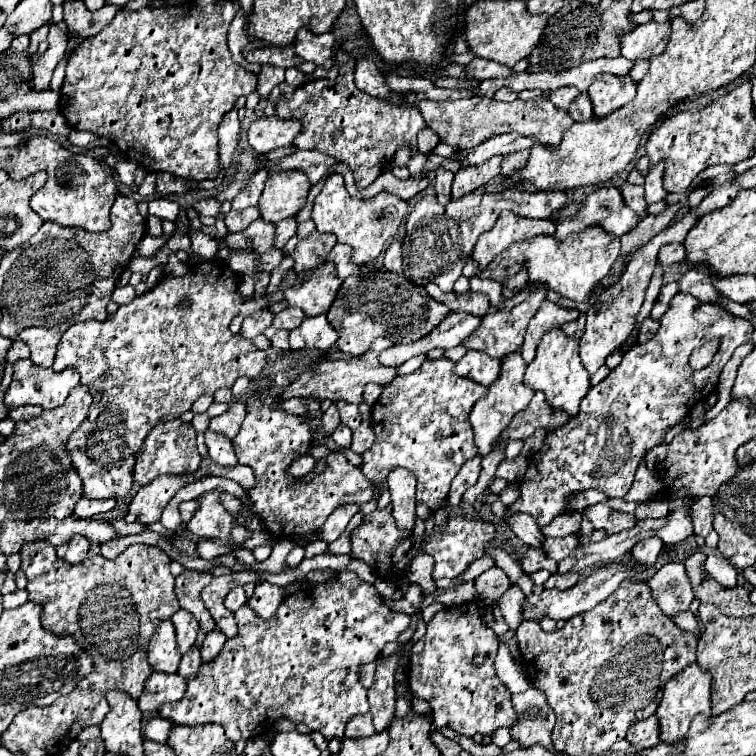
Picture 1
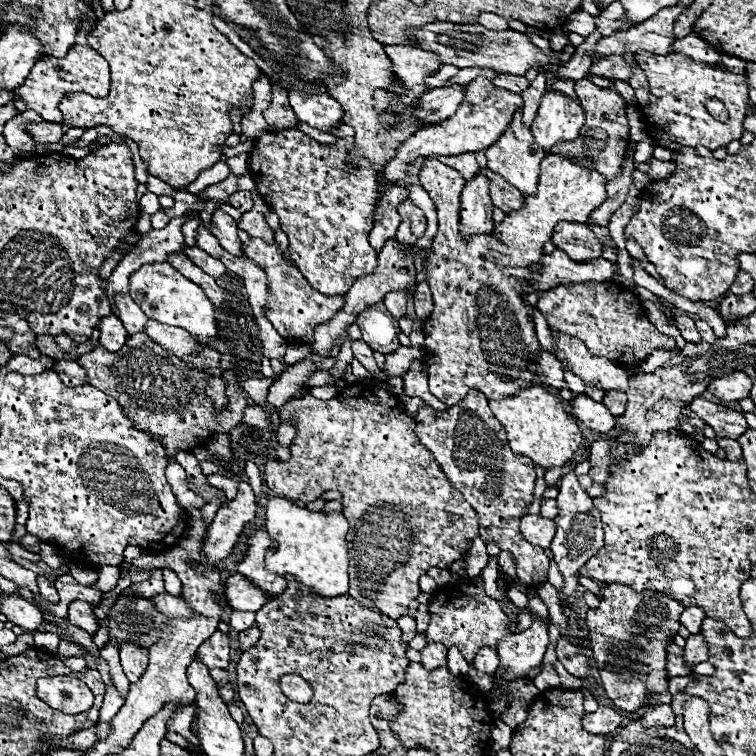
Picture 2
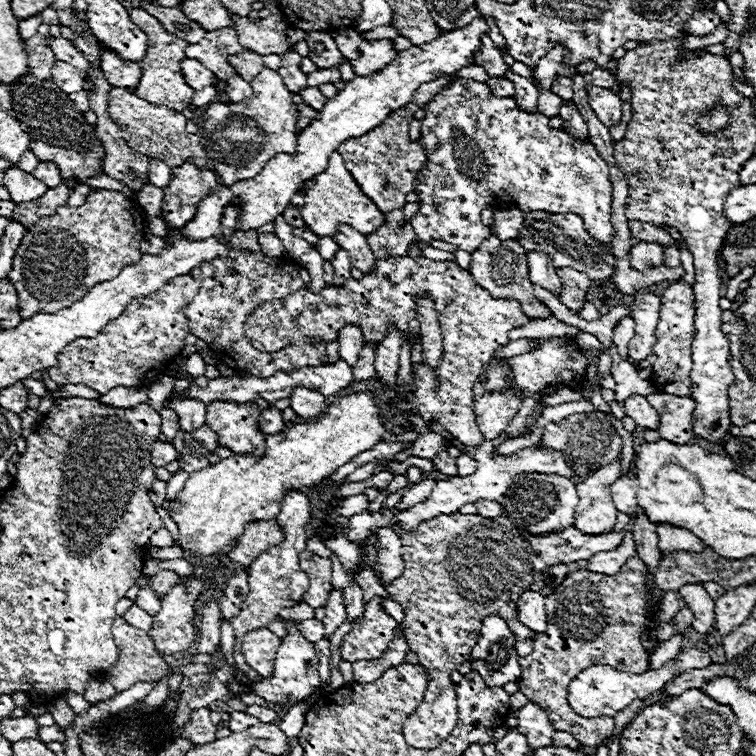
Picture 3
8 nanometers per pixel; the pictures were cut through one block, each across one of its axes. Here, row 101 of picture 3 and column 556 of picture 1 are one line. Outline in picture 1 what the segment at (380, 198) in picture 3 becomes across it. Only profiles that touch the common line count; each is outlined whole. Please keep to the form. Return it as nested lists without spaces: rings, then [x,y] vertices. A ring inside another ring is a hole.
[[[536,392],[528,408],[520,412],[518,416],[514,416],[510,426],[502,434],[502,438],[512,438],[512,440],[530,438],[538,428],[544,428],[548,430],[548,434],[552,434],[556,428],[564,426],[568,420],[570,416],[566,412],[554,412],[554,408],[550,408],[550,404],[546,402],[544,394]]]

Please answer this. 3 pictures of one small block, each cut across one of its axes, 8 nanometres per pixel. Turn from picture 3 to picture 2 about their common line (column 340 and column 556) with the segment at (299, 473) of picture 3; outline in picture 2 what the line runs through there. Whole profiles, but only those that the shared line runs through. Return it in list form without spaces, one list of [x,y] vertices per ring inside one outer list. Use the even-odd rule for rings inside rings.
[[[542,386],[524,388],[504,400],[488,400],[488,406],[506,428],[510,448],[522,456],[530,456],[534,464],[540,464],[544,468],[564,466],[582,442],[582,432],[572,414],[566,412],[558,396]]]

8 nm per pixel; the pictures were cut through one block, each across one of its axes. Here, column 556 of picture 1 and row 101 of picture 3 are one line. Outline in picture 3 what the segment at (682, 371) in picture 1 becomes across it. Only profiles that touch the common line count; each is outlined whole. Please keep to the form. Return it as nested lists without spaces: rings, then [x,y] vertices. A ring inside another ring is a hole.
[[[454,78],[452,84],[444,86],[436,96],[424,106],[424,118],[420,126],[420,144],[428,152],[428,160],[416,176],[414,194],[418,196],[420,208],[410,218],[416,236],[424,242],[442,240],[454,244],[462,250],[480,248],[482,240],[490,236],[490,228],[482,224],[480,214],[484,208],[506,208],[514,206],[520,212],[548,212],[548,214],[578,214],[590,234],[610,244],[612,224],[610,224],[610,174],[608,164],[596,150],[592,142],[572,136],[564,128],[550,128],[548,116],[530,114],[516,106],[514,98],[498,98],[482,82]]]

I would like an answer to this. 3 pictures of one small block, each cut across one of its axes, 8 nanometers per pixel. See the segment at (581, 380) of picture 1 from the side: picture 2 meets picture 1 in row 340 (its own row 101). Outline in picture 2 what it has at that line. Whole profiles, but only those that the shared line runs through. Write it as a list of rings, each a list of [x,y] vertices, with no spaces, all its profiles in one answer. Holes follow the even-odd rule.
[[[548,90],[540,100],[536,118],[532,122],[532,132],[536,144],[550,150],[558,142],[576,140],[582,124],[584,112],[580,102],[560,90]]]

